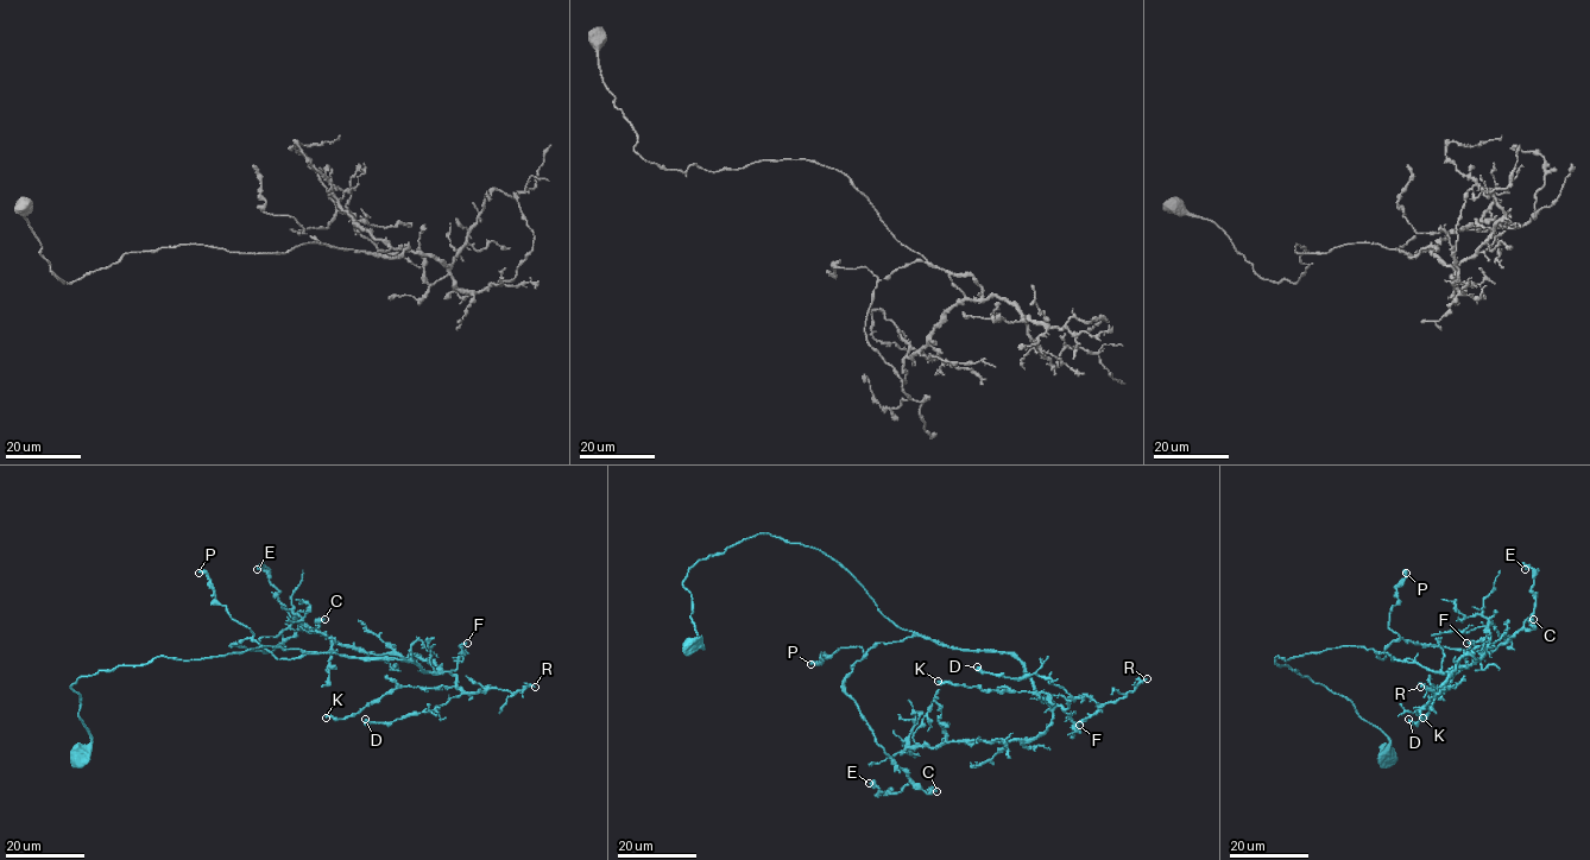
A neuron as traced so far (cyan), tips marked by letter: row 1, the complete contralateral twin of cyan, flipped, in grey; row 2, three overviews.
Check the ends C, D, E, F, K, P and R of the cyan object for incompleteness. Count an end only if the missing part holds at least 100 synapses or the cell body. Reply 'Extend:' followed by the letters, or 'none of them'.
Extend: none of them

